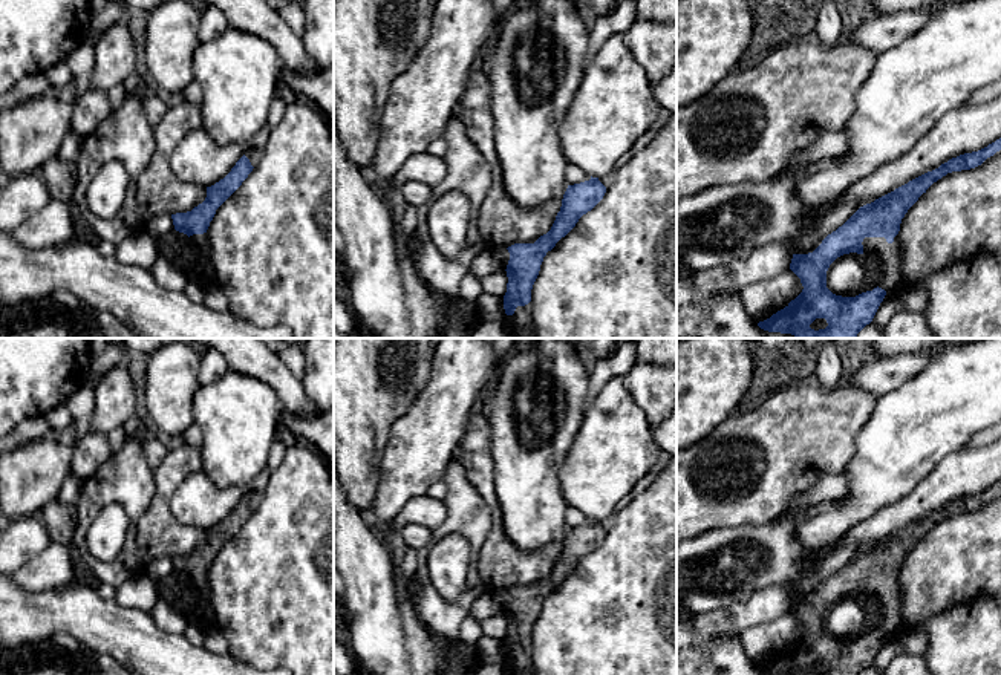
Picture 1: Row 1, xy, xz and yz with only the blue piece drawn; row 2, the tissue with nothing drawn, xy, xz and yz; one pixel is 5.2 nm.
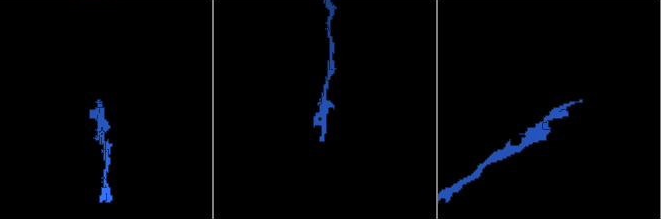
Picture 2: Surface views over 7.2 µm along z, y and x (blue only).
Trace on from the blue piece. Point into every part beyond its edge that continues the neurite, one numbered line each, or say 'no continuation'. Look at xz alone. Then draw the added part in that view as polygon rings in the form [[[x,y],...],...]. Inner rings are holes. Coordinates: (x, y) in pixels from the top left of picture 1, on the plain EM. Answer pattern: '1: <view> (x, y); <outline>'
1: xz (521, 663); [[[531,646],[517,649],[513,658],[507,658],[513,675],[536,675]]]

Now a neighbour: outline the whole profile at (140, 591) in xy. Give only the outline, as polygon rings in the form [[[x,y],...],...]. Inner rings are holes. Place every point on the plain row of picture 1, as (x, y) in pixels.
[[[142,569],[115,588],[115,600],[122,608],[150,612],[161,598],[159,583]]]

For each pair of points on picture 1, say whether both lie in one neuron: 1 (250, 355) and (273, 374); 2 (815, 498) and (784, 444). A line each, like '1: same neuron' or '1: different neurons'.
1: same neuron
2: different neurons

